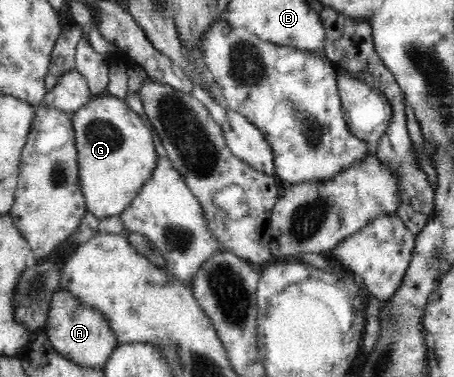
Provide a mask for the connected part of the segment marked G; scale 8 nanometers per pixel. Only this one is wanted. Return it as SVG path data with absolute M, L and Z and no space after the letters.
M107 94L93 96L72 116L78 152L78 180L86 209L98 219L120 215L157 166L159 157L151 130L124 99Z

